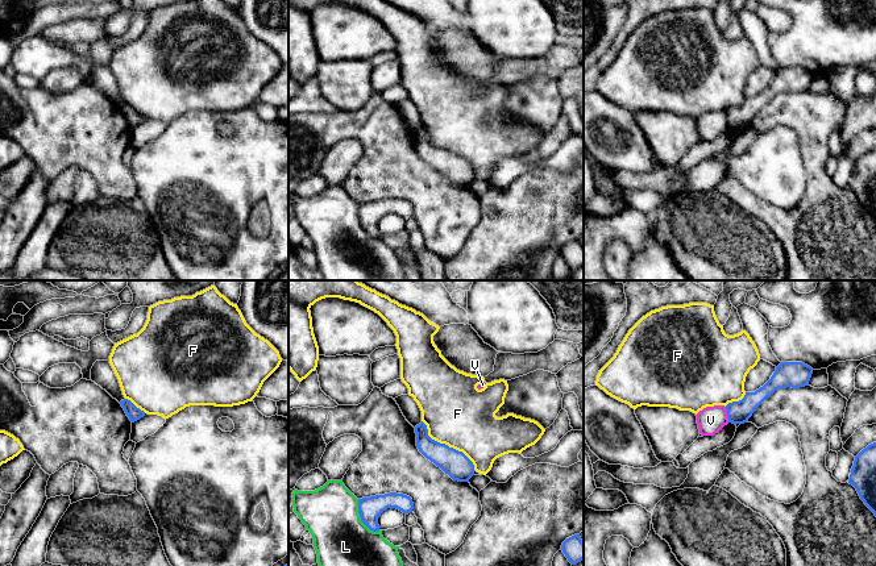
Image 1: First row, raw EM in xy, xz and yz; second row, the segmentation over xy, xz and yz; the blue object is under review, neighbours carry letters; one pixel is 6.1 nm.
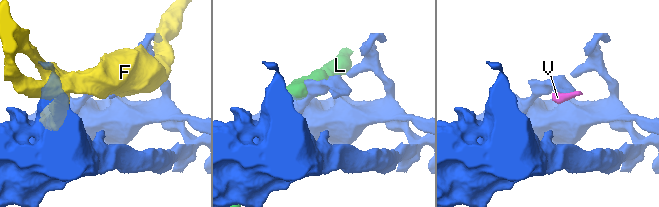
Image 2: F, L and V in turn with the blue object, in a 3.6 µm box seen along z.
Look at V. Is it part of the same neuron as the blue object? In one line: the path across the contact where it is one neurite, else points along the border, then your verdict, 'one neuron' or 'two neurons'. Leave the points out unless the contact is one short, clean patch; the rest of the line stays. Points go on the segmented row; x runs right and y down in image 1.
along yz (725, 407), (729, 421) | two neurons

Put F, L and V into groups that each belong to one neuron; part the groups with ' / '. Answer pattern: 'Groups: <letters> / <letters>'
Groups: F / L / V

